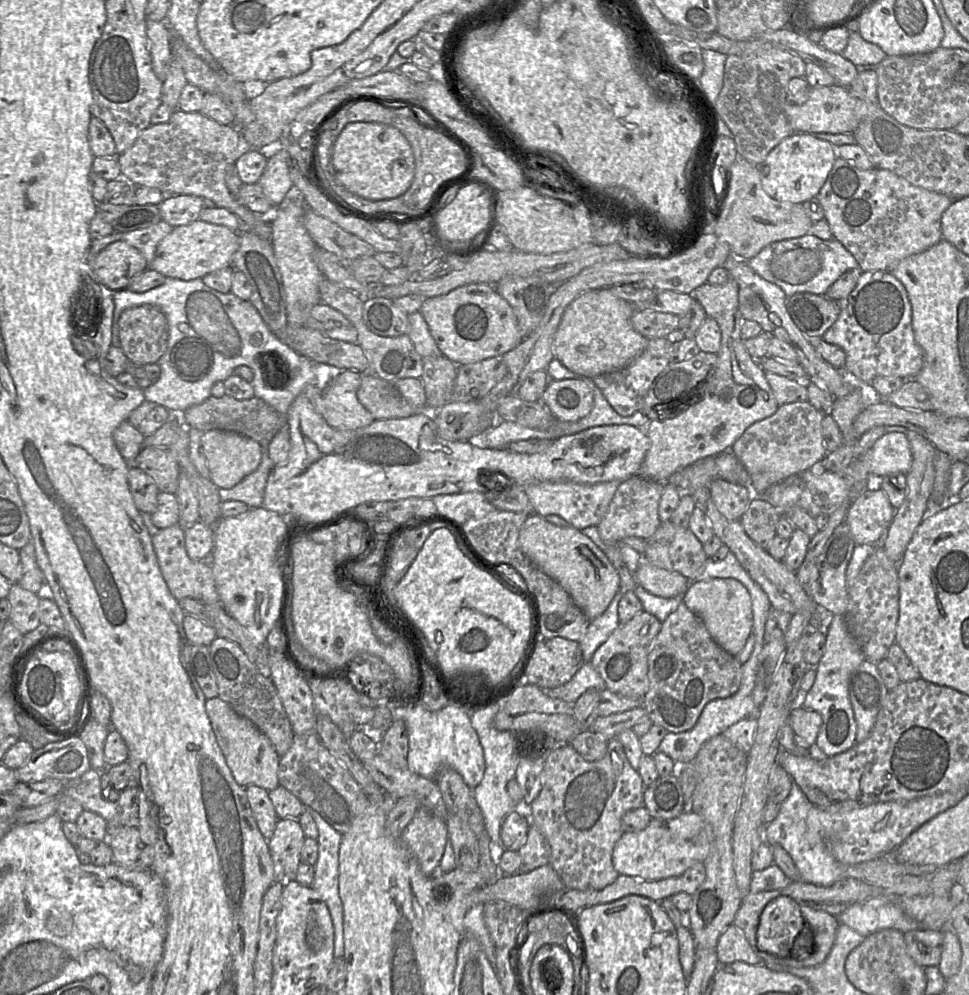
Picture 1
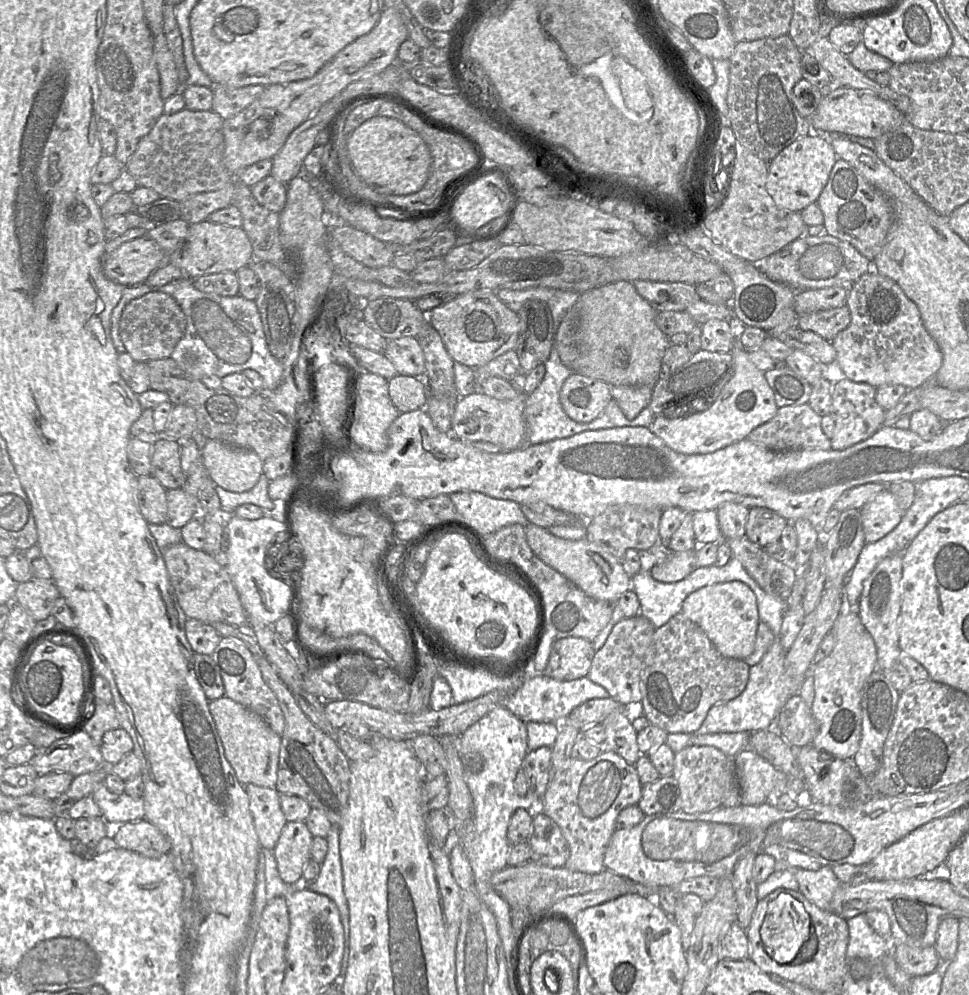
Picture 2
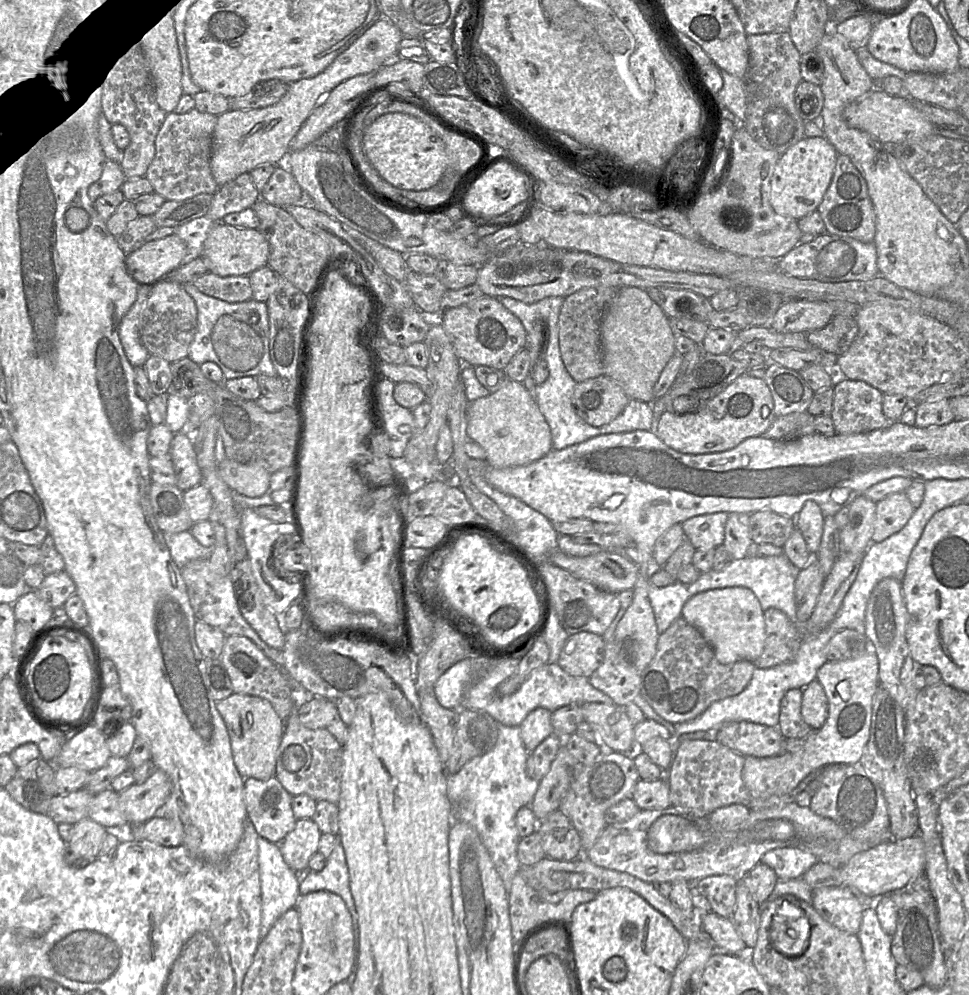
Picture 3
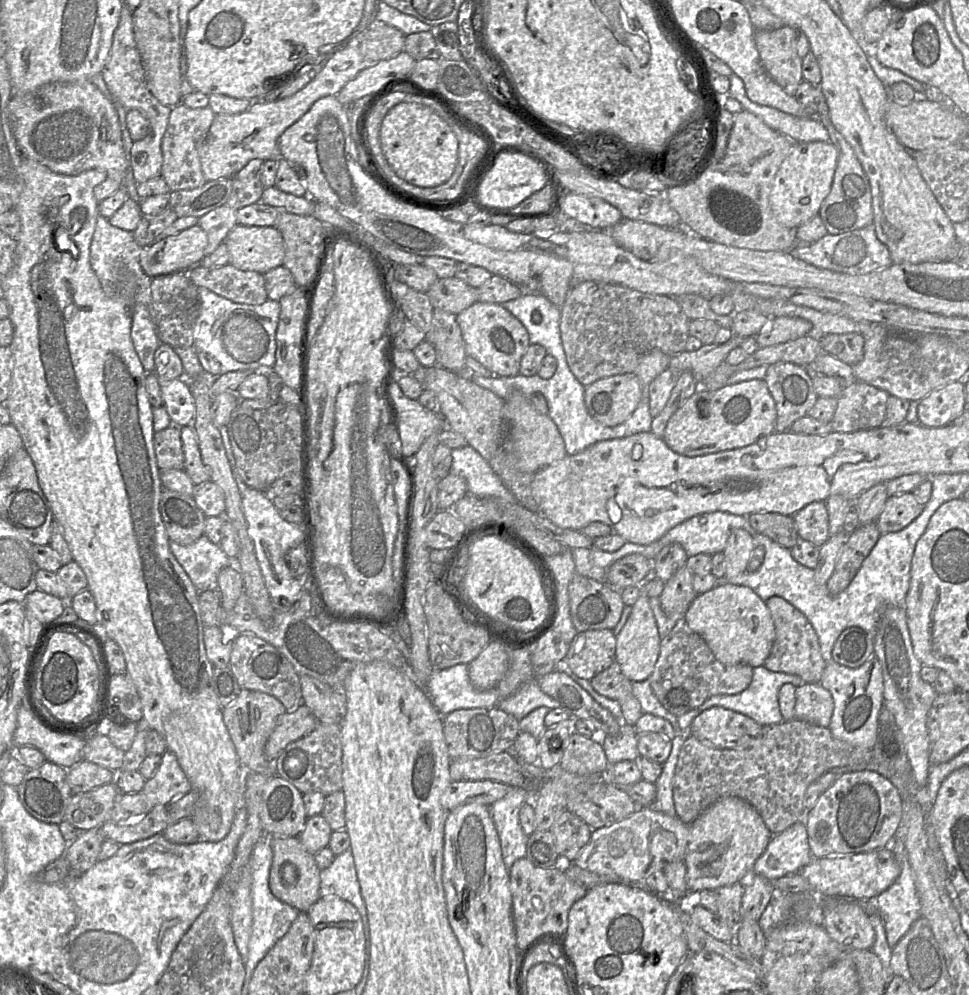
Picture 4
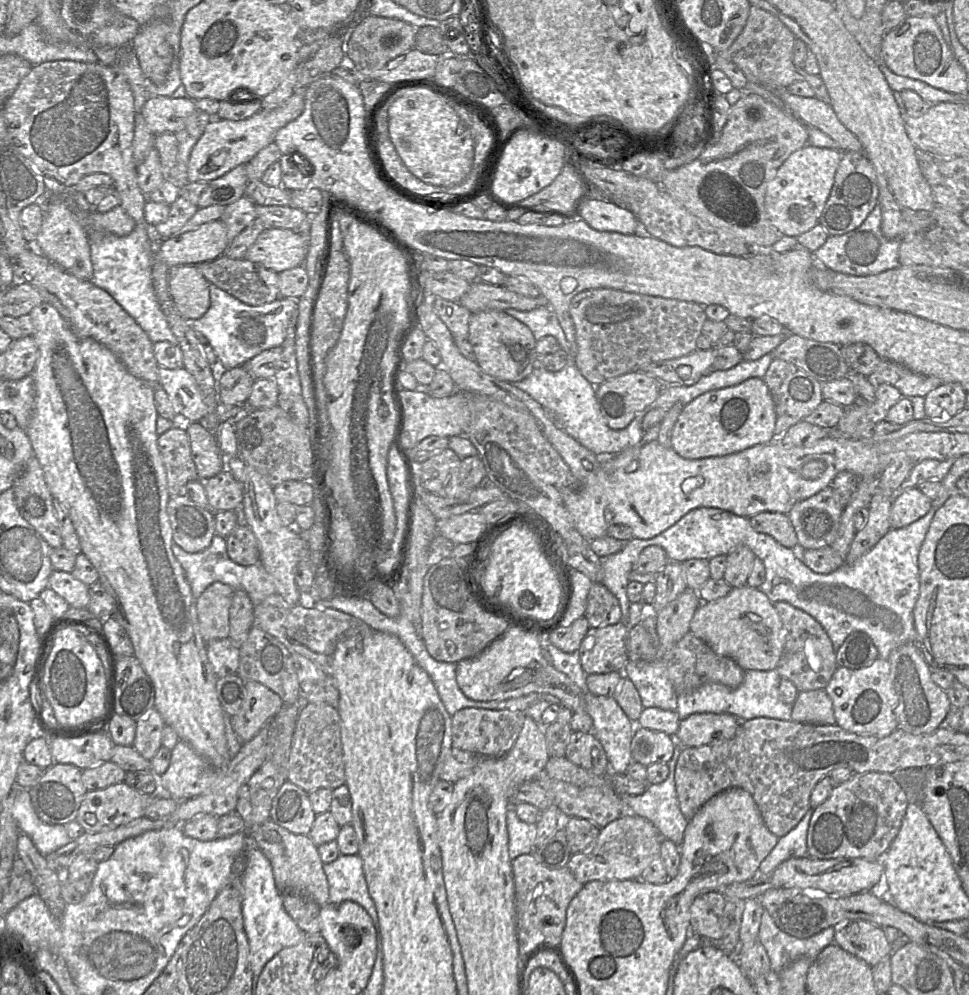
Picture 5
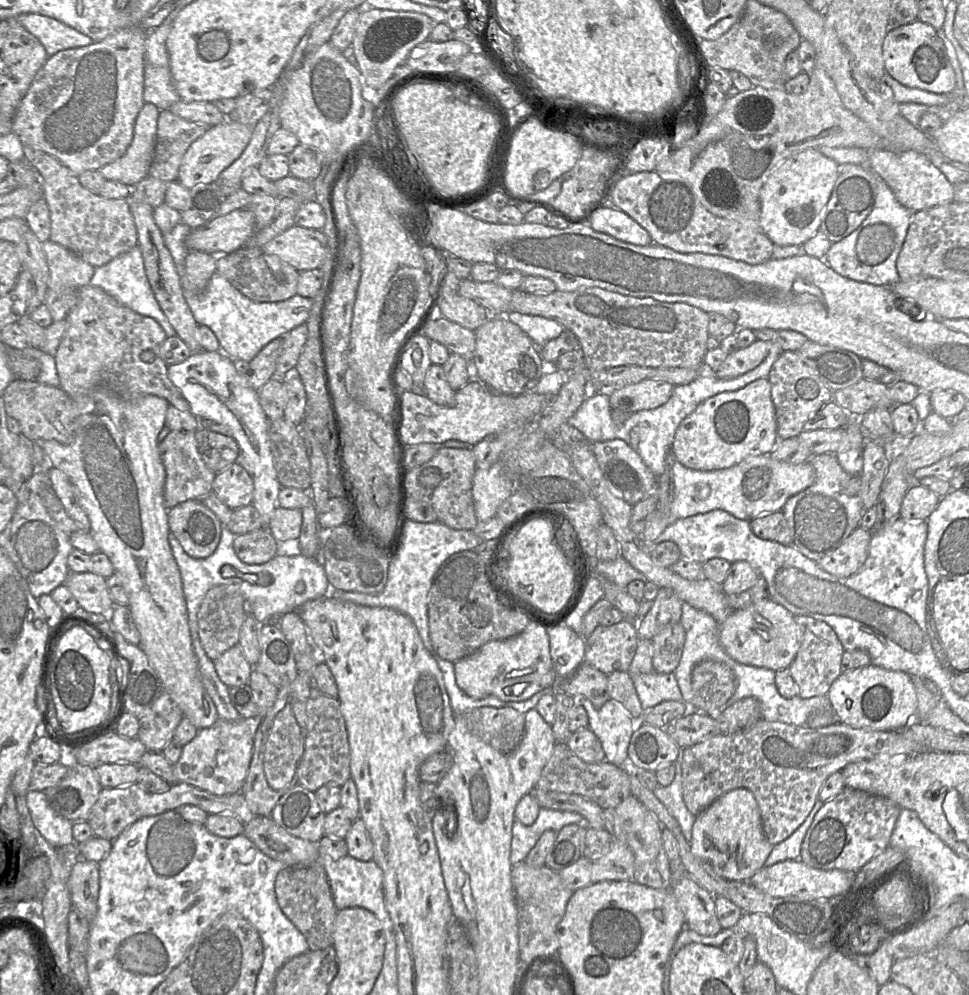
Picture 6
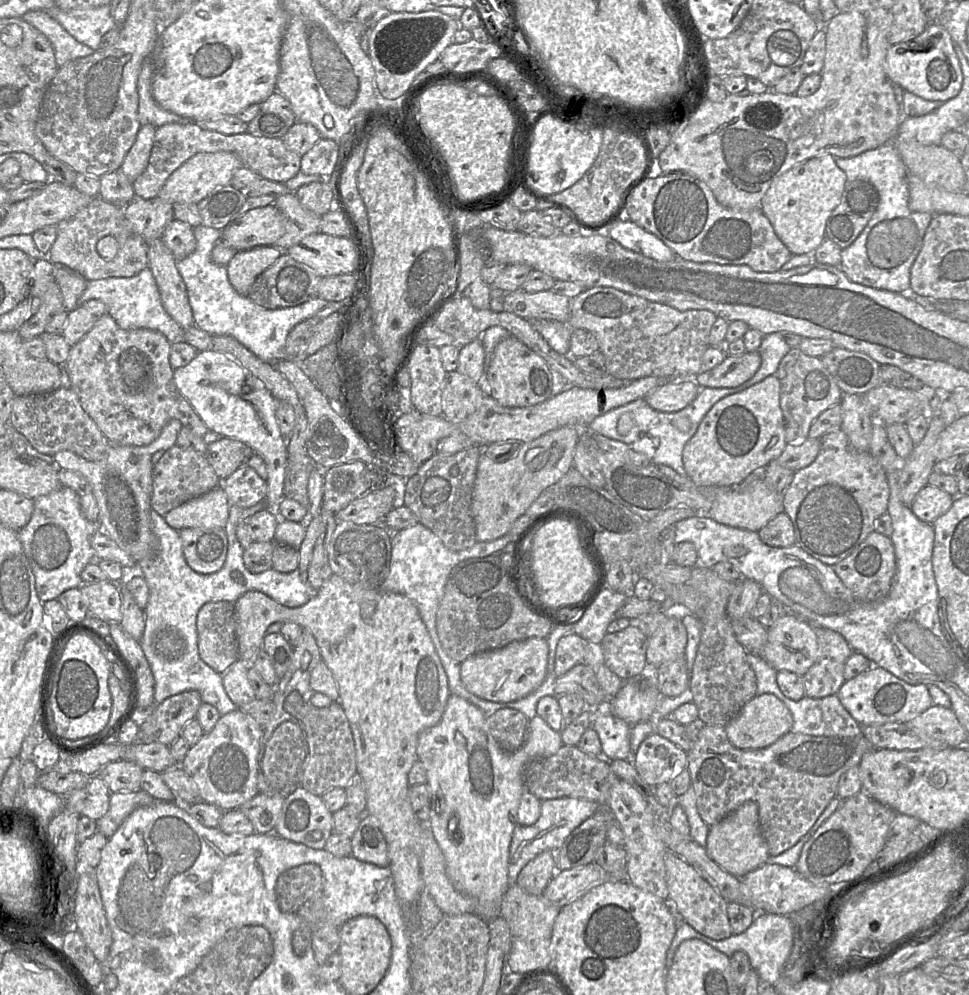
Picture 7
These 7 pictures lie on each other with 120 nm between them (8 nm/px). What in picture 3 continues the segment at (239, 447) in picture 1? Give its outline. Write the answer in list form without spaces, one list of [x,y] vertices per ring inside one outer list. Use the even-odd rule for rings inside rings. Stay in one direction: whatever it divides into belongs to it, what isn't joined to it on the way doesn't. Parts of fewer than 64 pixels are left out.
[[[228,458],[218,462],[218,472],[223,481],[244,496],[262,496],[270,486],[271,474],[262,466],[242,464]]]

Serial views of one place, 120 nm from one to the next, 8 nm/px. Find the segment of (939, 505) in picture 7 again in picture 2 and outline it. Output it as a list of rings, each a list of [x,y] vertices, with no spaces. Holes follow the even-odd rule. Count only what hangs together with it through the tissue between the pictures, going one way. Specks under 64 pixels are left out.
[[[887,489],[861,507],[860,512],[866,543],[876,542],[894,530],[905,513]]]

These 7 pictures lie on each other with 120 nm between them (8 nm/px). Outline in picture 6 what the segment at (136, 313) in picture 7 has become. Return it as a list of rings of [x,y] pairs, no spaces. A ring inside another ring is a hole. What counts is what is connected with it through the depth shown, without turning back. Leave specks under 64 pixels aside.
[[[139,245],[114,258],[109,263],[95,268],[90,284],[102,288],[121,304],[130,308],[136,313],[156,320],[163,328],[167,337],[177,336],[175,329],[170,324],[167,316],[155,298],[146,274],[144,259]]]

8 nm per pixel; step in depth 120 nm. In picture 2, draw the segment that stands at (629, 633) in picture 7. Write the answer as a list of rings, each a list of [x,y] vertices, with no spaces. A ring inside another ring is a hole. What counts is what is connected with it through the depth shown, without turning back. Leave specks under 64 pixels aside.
[[[580,637],[555,640],[543,674],[559,681],[571,681],[588,675],[596,651],[592,641]]]

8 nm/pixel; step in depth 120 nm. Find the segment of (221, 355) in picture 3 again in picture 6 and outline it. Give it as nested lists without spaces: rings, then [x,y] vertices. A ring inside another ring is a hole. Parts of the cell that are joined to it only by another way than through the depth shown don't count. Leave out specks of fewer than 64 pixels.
[[[217,272],[212,275],[202,293],[184,291],[184,295],[198,325],[210,328],[220,343],[221,351],[239,365],[250,362],[272,340],[305,323],[313,304],[312,299],[297,294],[279,302],[254,302]]]

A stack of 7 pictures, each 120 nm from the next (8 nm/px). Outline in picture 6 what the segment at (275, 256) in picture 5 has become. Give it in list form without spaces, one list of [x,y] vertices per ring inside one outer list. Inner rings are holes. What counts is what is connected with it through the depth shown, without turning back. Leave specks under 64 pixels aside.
[[[292,226],[261,247],[263,255],[276,255],[298,271],[319,269],[328,242],[321,230]]]

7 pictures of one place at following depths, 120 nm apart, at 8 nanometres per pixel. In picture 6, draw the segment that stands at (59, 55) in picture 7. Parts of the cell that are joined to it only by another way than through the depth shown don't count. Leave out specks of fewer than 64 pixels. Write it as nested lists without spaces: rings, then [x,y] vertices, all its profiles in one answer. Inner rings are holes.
[[[26,13],[17,17],[18,22],[44,46],[48,56],[87,46],[93,40],[66,24],[41,14]]]

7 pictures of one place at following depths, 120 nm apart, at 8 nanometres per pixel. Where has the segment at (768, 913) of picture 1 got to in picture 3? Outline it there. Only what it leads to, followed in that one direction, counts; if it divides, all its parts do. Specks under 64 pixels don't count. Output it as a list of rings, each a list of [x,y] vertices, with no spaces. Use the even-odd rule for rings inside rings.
[[[780,897],[781,908],[773,916],[770,926],[772,947],[786,957],[801,955],[809,942],[810,924],[799,906]]]

